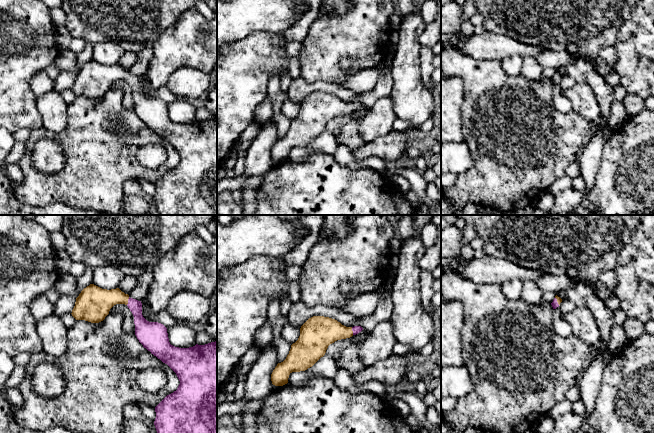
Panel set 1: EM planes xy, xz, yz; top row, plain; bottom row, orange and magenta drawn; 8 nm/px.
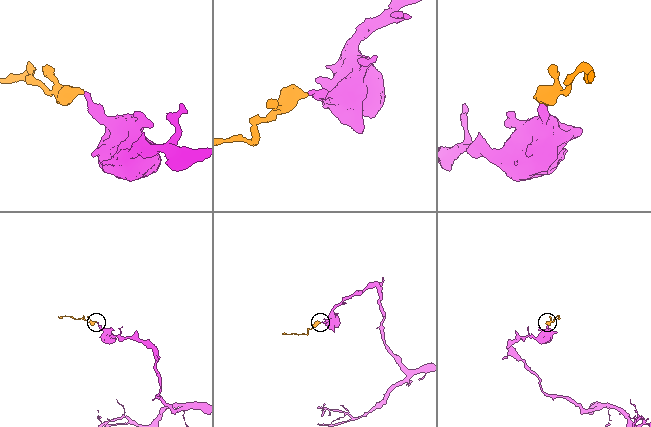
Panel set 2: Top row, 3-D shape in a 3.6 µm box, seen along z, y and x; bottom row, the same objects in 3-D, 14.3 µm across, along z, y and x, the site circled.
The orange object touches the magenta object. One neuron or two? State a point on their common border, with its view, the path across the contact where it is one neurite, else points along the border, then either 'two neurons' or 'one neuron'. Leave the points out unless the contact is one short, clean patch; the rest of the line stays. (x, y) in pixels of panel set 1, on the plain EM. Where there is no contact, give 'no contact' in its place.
contact xy (127, 77); way xy (96, 78), (105, 75), (127, 77), (136, 86), (143, 103); one neuron

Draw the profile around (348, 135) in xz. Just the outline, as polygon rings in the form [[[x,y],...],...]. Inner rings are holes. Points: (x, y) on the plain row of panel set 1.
[[[364,105],[358,110],[353,111],[356,113],[357,117],[350,123],[341,127],[337,135],[338,146],[345,145],[350,149],[351,152],[353,152],[359,146],[364,144],[362,137],[358,133],[358,128],[367,111],[368,111],[368,107]]]

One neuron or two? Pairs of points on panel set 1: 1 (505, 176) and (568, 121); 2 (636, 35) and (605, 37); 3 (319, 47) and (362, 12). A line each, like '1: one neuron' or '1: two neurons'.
1: one neuron
2: two neurons
3: one neuron

